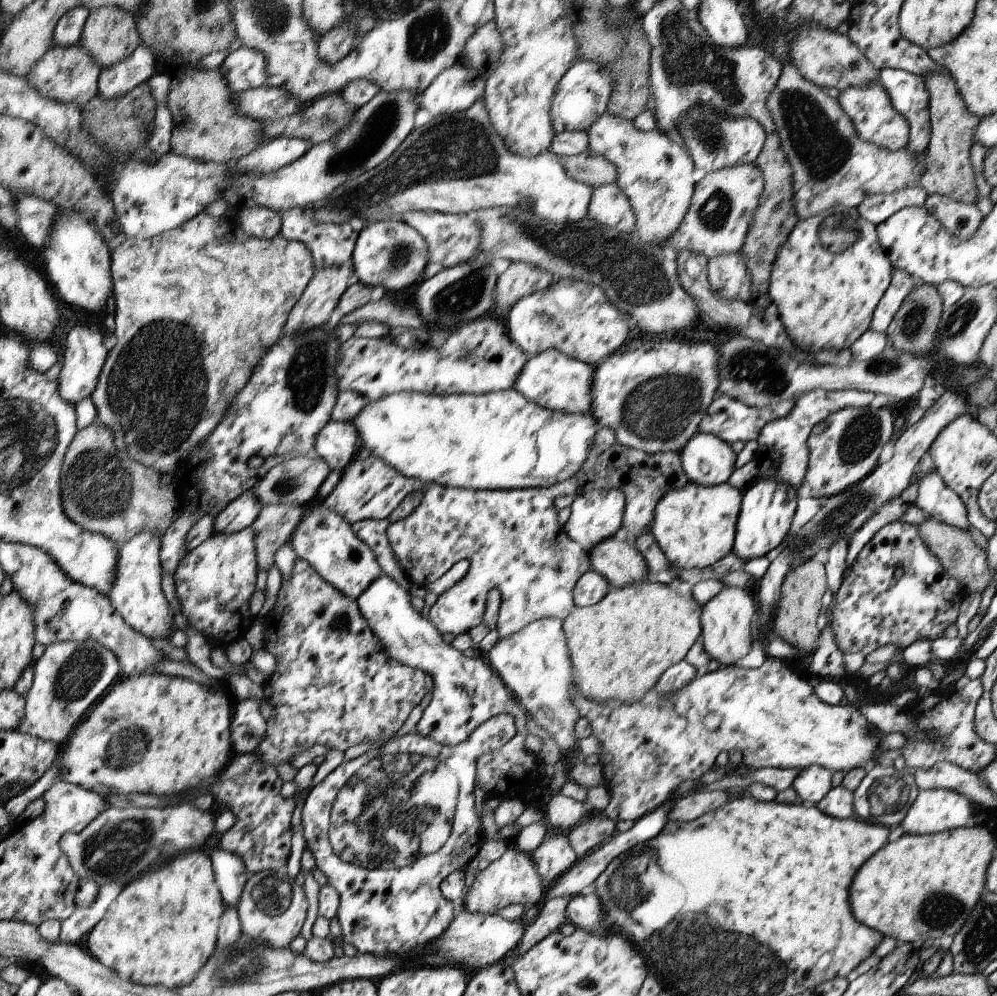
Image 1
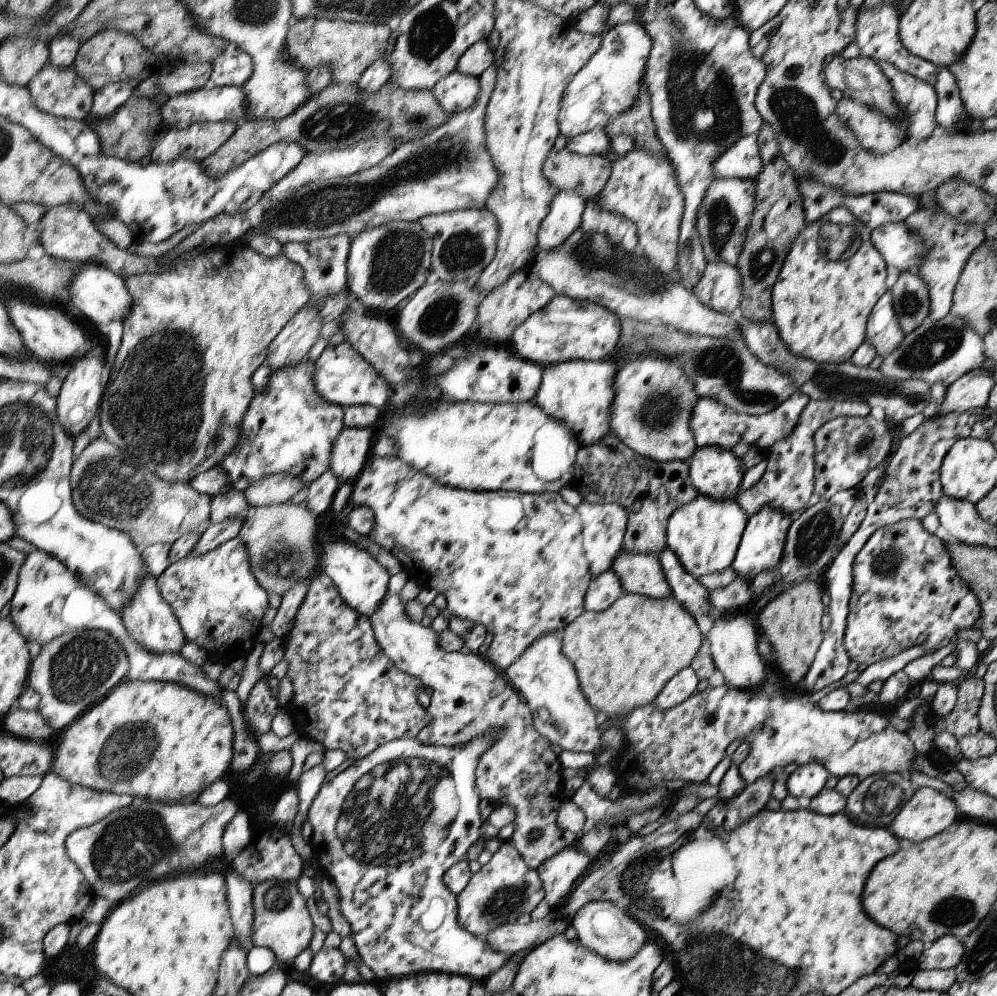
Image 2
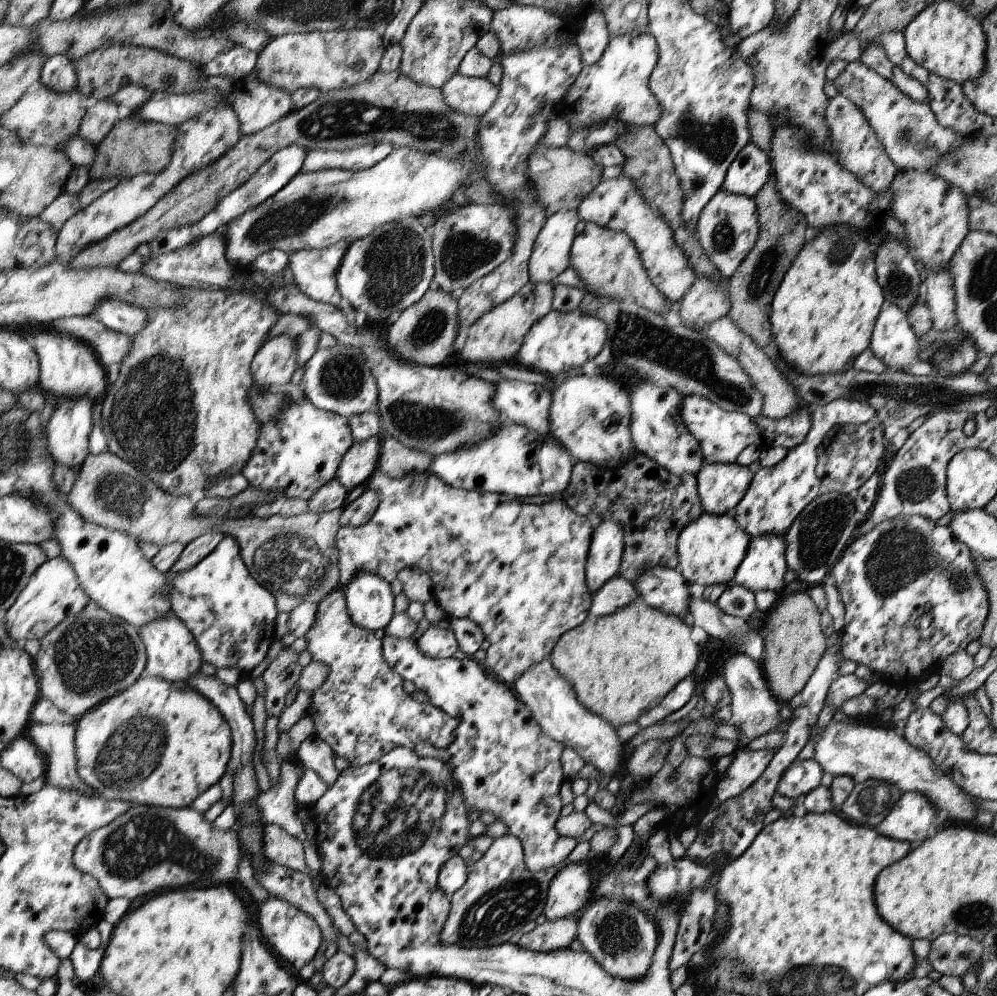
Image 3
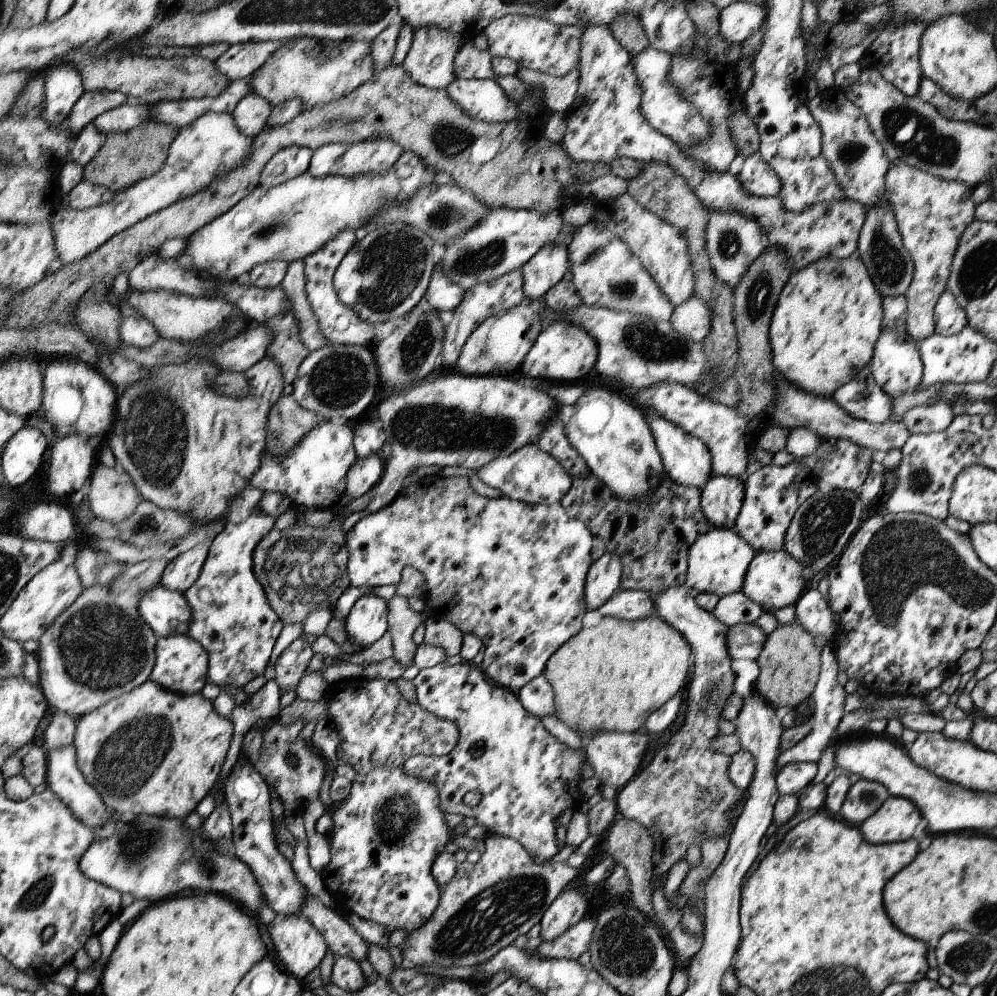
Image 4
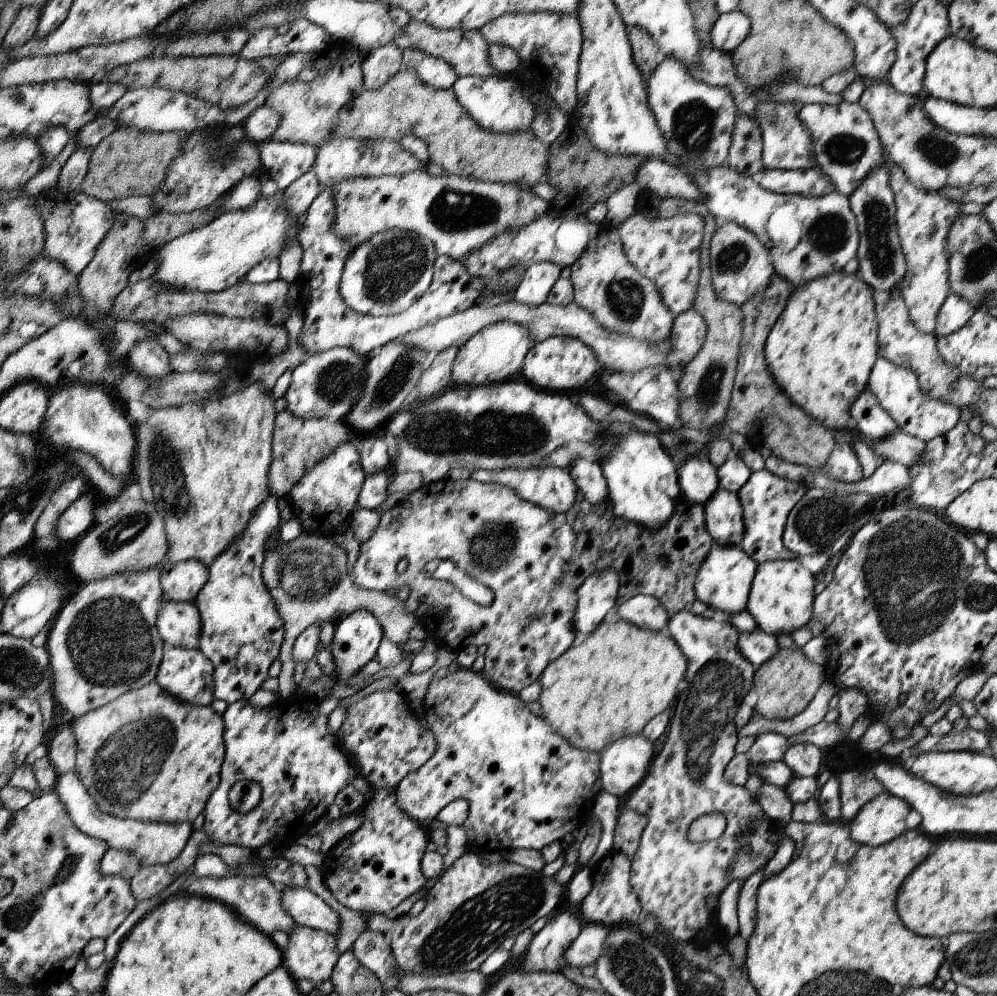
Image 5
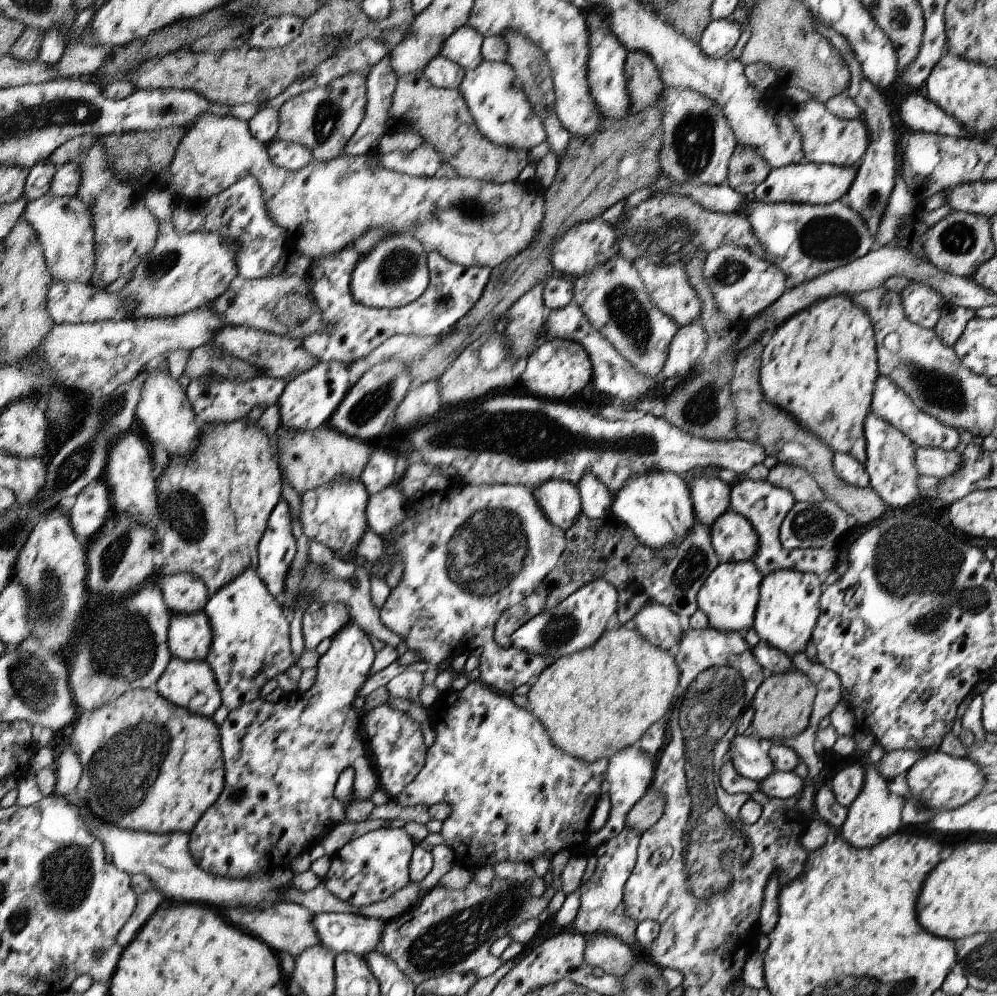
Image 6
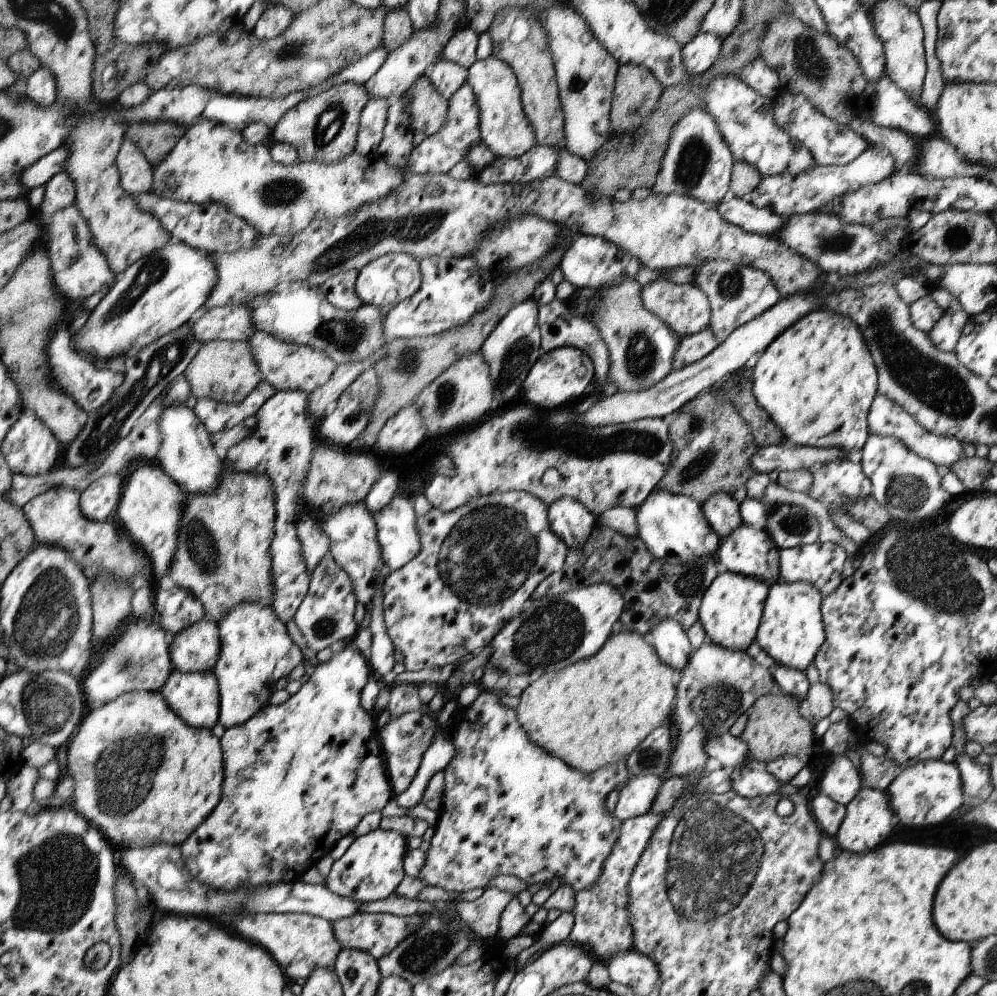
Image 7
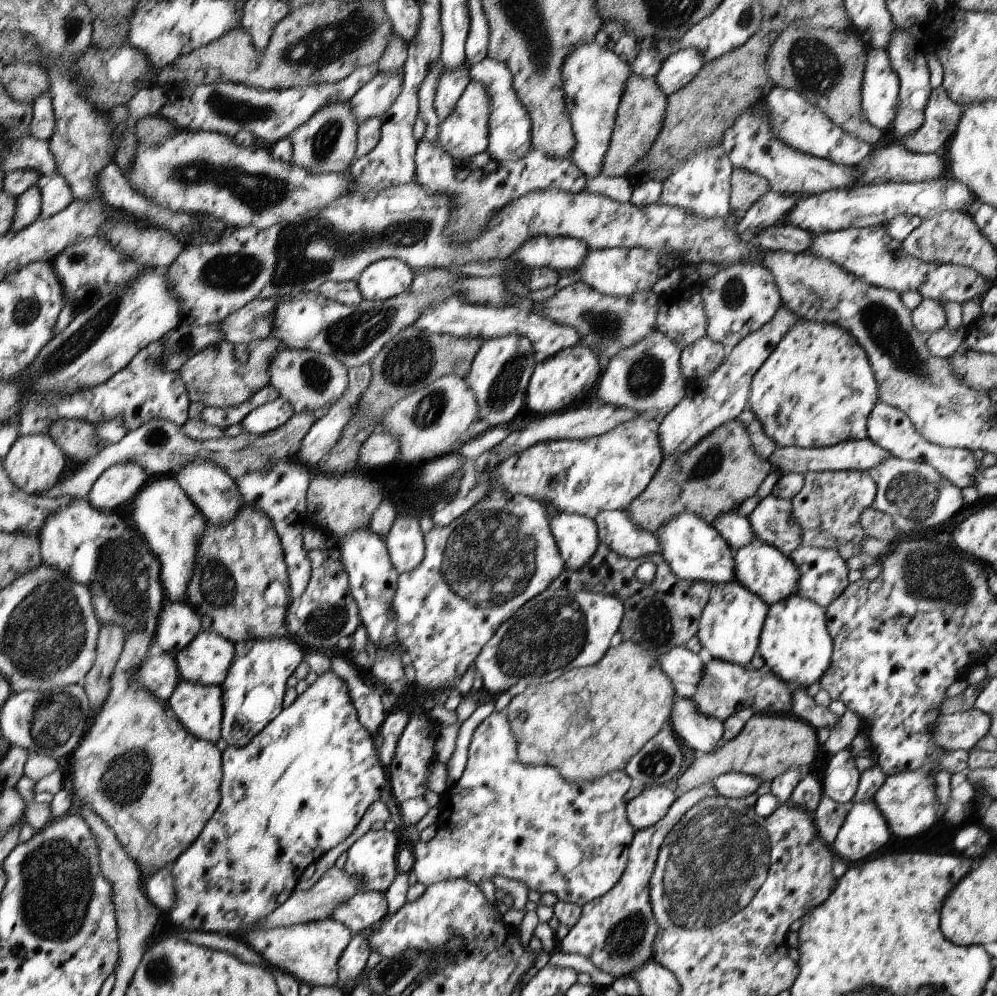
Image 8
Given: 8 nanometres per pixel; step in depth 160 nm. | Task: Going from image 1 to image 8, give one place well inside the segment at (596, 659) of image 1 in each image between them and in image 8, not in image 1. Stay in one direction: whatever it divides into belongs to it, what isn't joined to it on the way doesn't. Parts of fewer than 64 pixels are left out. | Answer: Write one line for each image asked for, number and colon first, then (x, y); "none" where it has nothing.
2: (624, 656)
3: (620, 665)
4: (610, 677)
5: (610, 686)
6: (594, 703)
7: (596, 713)
8: (590, 723)

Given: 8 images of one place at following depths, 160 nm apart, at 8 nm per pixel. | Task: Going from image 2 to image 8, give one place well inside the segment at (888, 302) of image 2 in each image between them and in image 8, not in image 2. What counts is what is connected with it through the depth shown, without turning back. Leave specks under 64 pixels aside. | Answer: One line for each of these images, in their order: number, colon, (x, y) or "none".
3: (893, 341)
4: (896, 365)
5: (897, 389)
6: (889, 402)
7: (887, 418)
8: (888, 427)

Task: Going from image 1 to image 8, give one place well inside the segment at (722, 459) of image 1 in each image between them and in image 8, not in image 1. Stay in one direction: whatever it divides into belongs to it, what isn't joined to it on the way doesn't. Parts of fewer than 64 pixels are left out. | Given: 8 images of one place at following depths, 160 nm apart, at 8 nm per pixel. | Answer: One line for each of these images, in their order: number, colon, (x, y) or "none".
2: (717, 473)
3: (721, 486)
4: (722, 497)
5: (724, 512)
6: (735, 539)
7: (750, 551)
8: (762, 568)

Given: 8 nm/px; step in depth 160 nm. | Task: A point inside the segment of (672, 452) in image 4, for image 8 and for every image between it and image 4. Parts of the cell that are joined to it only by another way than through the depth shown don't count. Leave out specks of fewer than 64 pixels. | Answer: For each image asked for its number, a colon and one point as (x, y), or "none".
5: (698, 477)
6: (711, 496)
7: (724, 513)
8: (735, 528)

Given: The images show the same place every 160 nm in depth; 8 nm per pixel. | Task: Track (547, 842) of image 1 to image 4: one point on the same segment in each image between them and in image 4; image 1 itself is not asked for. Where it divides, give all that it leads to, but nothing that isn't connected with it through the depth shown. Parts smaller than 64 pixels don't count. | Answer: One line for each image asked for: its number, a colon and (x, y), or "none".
2: (559, 874)
3: (570, 890)
4: (568, 909)

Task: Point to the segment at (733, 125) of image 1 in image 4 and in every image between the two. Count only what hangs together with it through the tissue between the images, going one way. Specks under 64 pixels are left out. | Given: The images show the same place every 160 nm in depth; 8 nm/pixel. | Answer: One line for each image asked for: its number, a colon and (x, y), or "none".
2: (742, 160)
3: (751, 170)
4: (758, 178)

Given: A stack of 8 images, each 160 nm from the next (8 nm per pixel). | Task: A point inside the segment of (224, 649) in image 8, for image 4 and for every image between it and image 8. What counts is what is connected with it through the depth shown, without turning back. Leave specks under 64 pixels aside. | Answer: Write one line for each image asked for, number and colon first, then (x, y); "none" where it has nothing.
4: (168, 612)
5: (181, 624)
6: (190, 637)
7: (197, 648)

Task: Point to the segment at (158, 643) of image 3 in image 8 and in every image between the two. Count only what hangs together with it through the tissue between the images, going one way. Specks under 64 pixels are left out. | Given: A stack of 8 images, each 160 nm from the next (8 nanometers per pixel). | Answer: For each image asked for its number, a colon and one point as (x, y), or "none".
4: (181, 665)
5: (187, 674)
6: (190, 684)
7: (194, 696)
8: (199, 708)

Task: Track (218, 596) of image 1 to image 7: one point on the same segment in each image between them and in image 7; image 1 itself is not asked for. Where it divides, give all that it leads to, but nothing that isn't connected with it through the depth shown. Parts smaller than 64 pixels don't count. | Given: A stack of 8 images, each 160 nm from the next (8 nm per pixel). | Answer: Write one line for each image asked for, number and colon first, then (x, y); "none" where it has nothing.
2: (218, 602)
3: (232, 617)
4: (231, 617)
5: (242, 633)
6: (251, 645)
7: (257, 652)

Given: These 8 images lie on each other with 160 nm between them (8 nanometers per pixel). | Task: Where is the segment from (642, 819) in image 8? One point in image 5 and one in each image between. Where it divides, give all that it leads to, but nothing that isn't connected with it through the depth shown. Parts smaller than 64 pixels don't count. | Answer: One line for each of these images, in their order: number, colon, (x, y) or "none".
5: (624, 763)
6: (631, 772)
7: (636, 799)

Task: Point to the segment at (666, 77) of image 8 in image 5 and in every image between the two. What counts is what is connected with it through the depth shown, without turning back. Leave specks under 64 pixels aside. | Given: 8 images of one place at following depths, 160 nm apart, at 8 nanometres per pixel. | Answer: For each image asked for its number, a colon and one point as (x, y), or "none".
5: (731, 29)
6: (721, 36)
7: (698, 55)

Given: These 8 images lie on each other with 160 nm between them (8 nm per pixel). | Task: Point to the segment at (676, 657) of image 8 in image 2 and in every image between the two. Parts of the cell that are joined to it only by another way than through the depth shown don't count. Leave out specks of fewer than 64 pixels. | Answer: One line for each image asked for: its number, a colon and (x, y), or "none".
2: (605, 588)
3: (617, 593)
4: (632, 605)
5: (645, 611)
6: (658, 624)
7: (674, 648)

